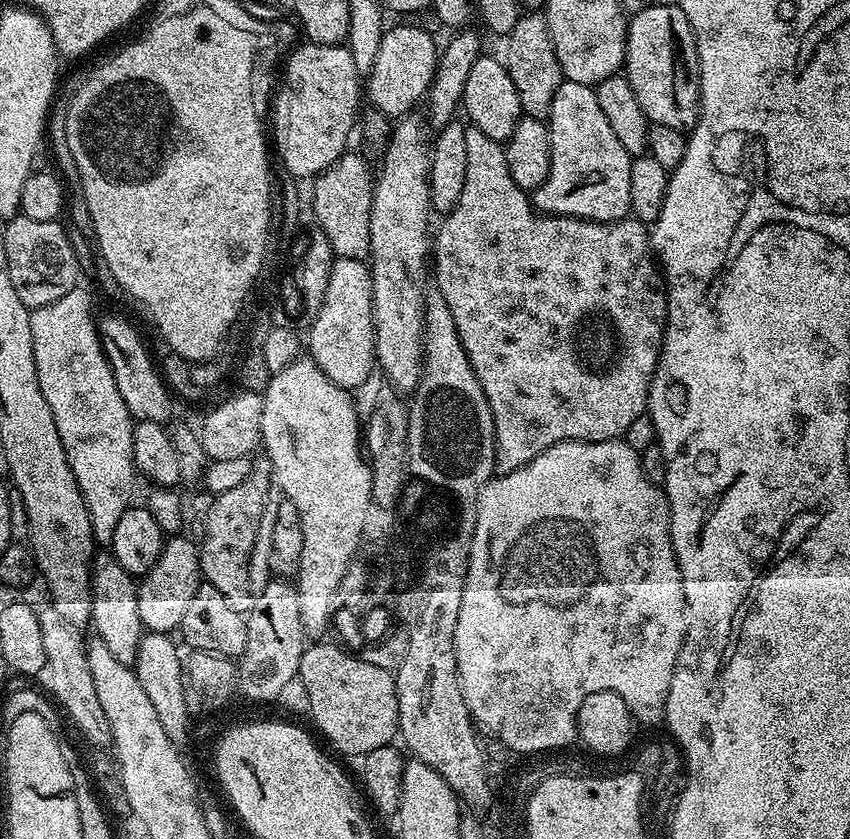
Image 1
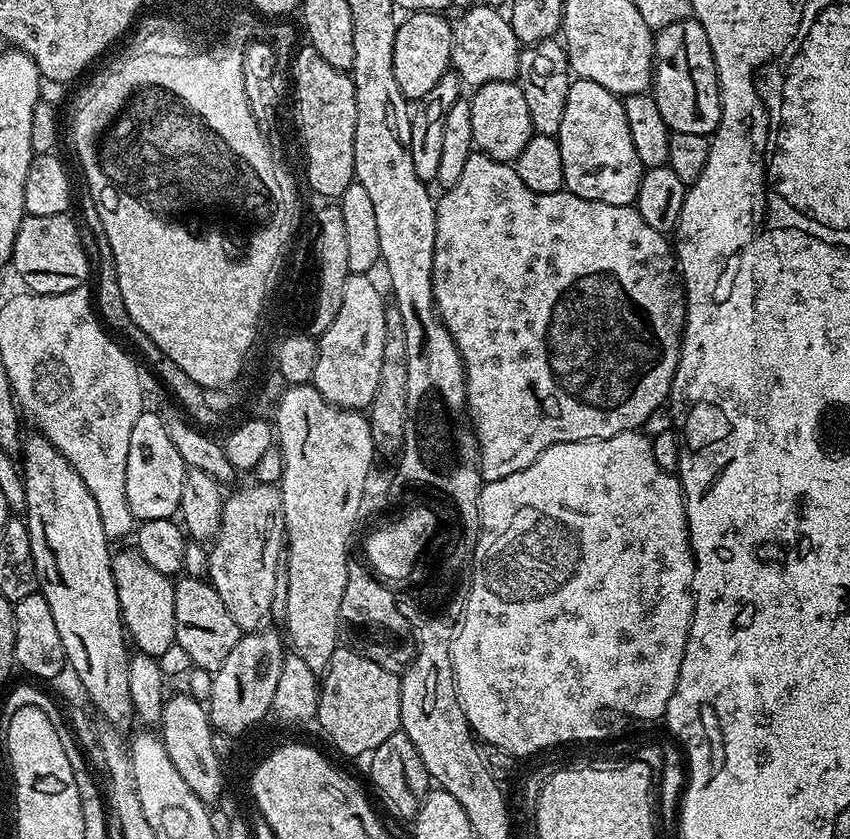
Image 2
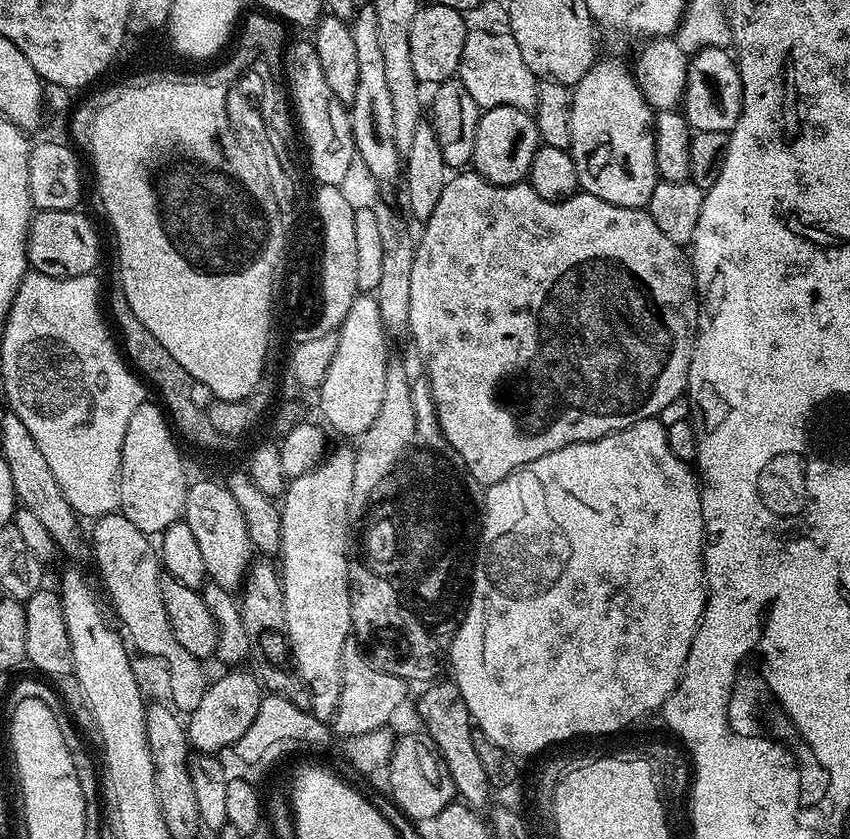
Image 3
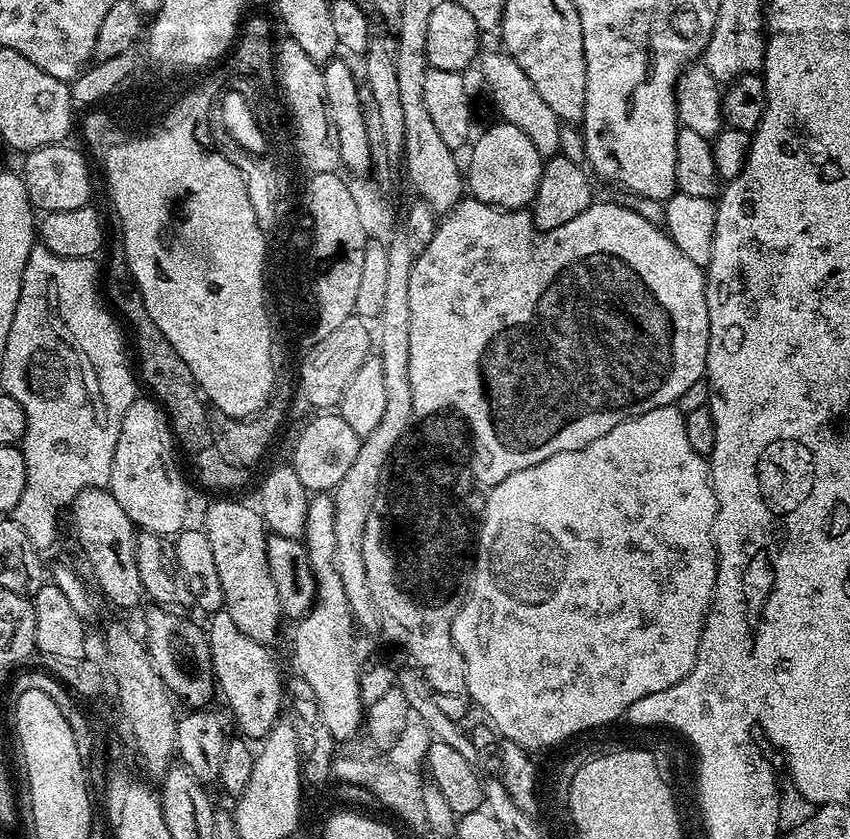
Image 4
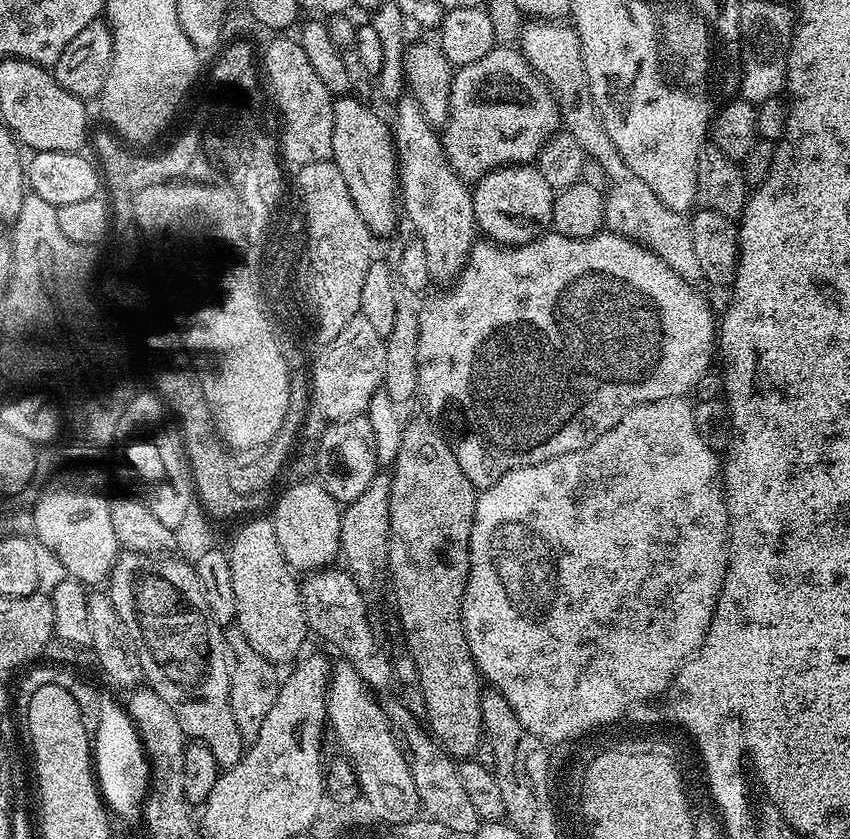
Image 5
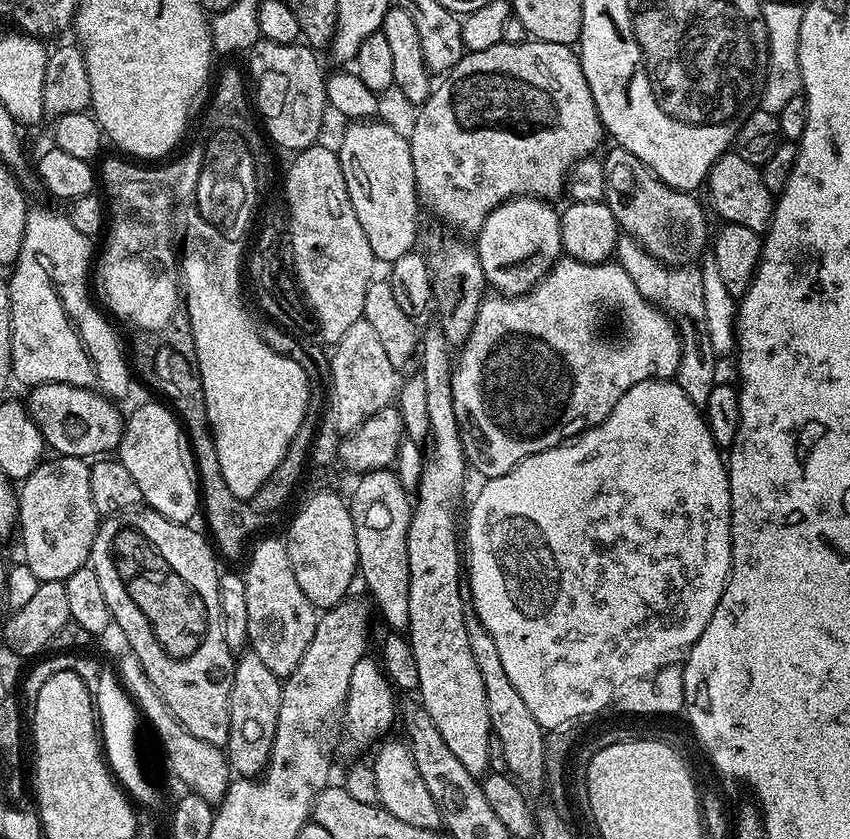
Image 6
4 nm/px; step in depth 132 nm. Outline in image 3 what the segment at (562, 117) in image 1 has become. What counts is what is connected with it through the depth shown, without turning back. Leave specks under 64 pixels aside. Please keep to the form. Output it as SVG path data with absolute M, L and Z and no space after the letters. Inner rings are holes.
M601 59L592 65L592 69L571 89L570 144L572 161L578 174L578 182L583 191L602 198L623 208L647 209L650 194L660 180L656 169L656 126L654 109L648 105L642 90L636 84L635 75L612 60Z

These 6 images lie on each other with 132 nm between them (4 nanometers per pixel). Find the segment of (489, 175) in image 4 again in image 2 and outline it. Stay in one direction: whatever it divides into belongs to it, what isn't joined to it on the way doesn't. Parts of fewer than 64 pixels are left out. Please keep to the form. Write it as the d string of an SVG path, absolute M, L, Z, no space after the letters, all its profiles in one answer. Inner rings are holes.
M490 82L475 89L470 96L470 130L473 145L490 158L512 164L526 150L526 142L534 135L529 107L523 91L516 82Z

